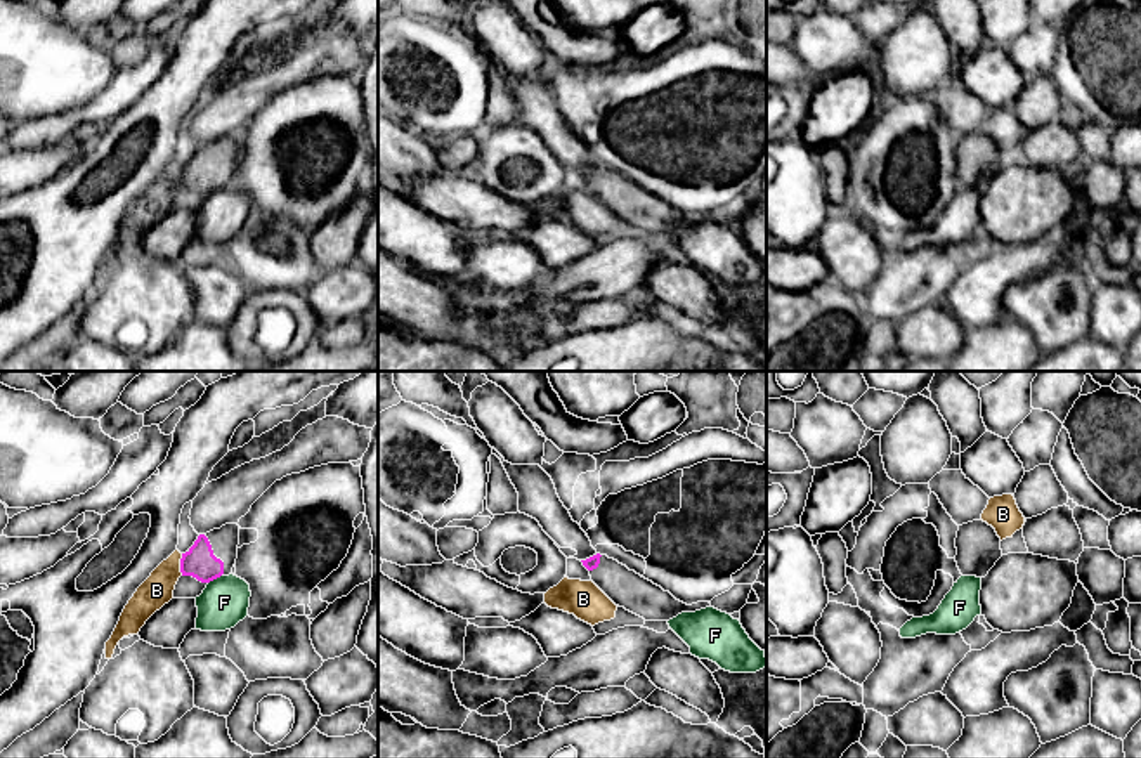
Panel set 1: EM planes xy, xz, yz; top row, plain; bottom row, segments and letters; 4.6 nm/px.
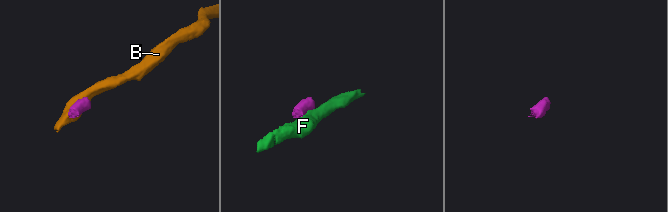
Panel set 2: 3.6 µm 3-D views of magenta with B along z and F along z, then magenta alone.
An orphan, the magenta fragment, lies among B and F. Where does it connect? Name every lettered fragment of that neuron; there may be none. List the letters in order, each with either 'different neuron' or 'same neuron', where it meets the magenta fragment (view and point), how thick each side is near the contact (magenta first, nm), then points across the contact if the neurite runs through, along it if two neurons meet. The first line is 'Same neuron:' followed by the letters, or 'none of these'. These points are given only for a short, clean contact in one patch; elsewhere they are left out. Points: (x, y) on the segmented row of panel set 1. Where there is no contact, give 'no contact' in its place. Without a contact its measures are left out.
Same neuron: none of these
B: different neuron; contact xy (181, 564); calibres 150 and 150 nm; border xy (182, 554), (181, 575)
F: different neuron; contact xy (214, 578); calibres 150 and 220 nm; border xy (221, 575), (208, 583)

